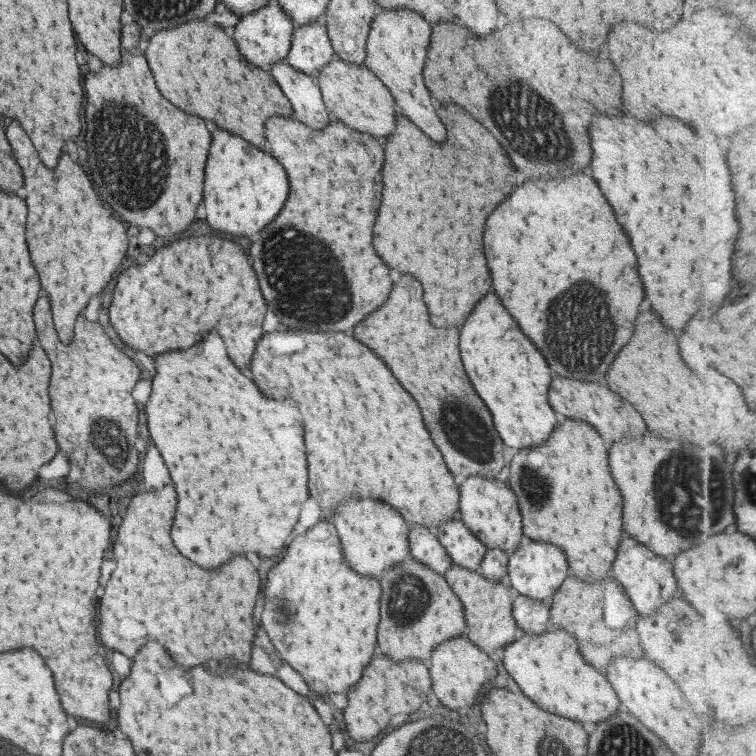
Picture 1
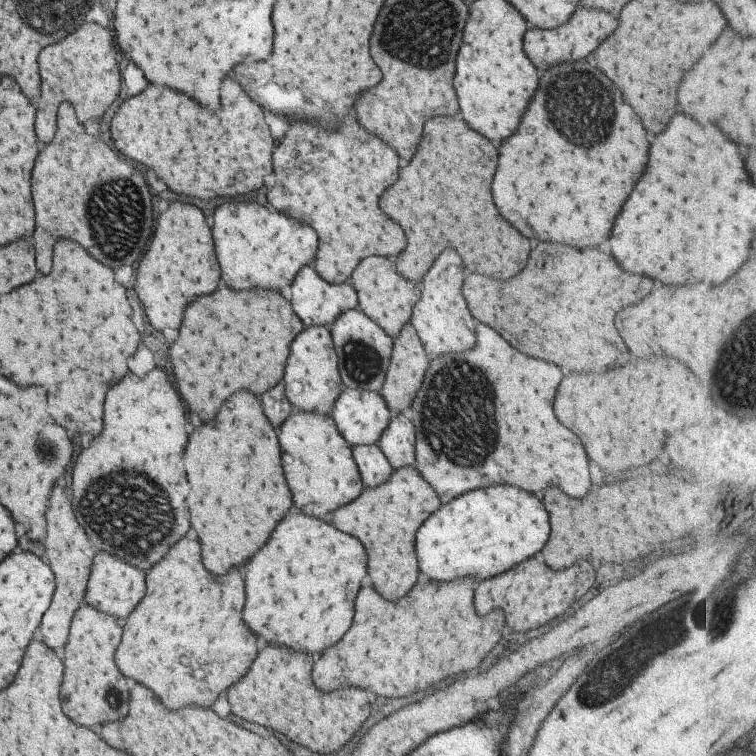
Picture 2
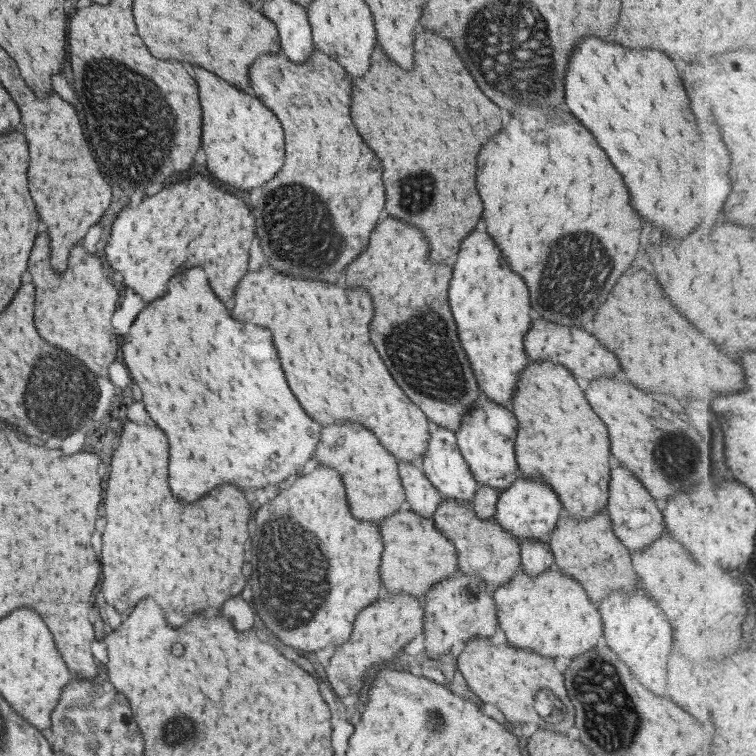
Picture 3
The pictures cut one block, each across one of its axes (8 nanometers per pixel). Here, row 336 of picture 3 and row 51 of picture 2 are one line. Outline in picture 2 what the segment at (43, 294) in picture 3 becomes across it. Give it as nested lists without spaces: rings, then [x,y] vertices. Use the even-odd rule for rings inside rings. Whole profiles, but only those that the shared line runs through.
[[[81,24],[63,42],[47,46],[39,52],[39,76],[41,76],[41,96],[37,100],[35,114],[35,134],[37,140],[47,144],[55,132],[55,110],[61,102],[69,102],[83,124],[87,120],[99,118],[107,106],[117,98],[119,92],[119,70],[115,62],[115,42],[109,30],[97,24]],[[73,74],[79,78],[73,78]],[[59,84],[59,86],[57,86]],[[79,86],[79,102],[77,102]]]

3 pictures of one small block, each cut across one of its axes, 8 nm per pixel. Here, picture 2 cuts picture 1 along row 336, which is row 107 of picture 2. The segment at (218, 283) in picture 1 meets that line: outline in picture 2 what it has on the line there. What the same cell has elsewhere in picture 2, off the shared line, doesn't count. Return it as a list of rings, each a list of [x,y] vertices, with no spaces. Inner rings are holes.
[[[147,86],[137,98],[125,100],[111,120],[111,140],[121,156],[153,170],[173,192],[199,200],[249,194],[259,190],[263,176],[271,172],[273,140],[257,104],[251,102],[251,124],[239,140],[219,142],[221,136],[225,138],[225,132],[215,116],[161,86]]]

